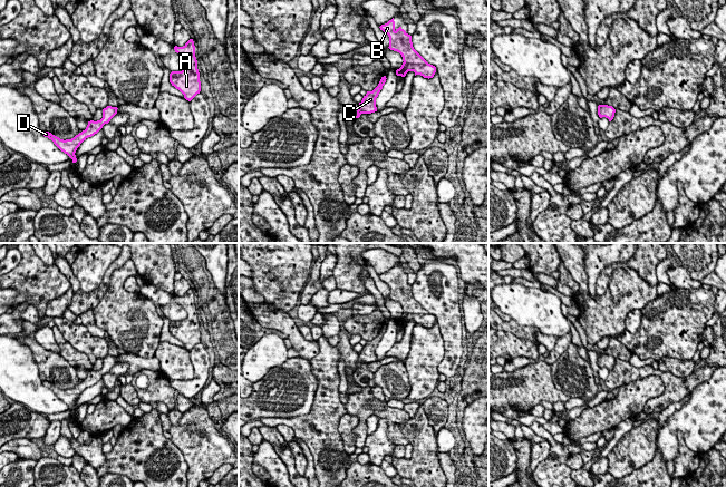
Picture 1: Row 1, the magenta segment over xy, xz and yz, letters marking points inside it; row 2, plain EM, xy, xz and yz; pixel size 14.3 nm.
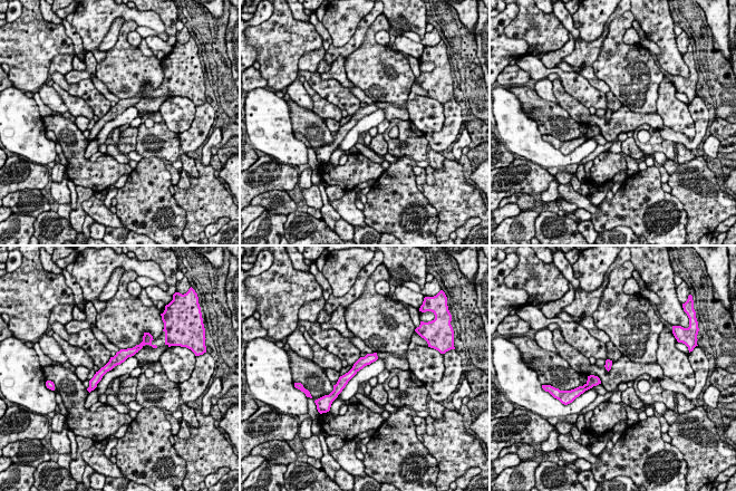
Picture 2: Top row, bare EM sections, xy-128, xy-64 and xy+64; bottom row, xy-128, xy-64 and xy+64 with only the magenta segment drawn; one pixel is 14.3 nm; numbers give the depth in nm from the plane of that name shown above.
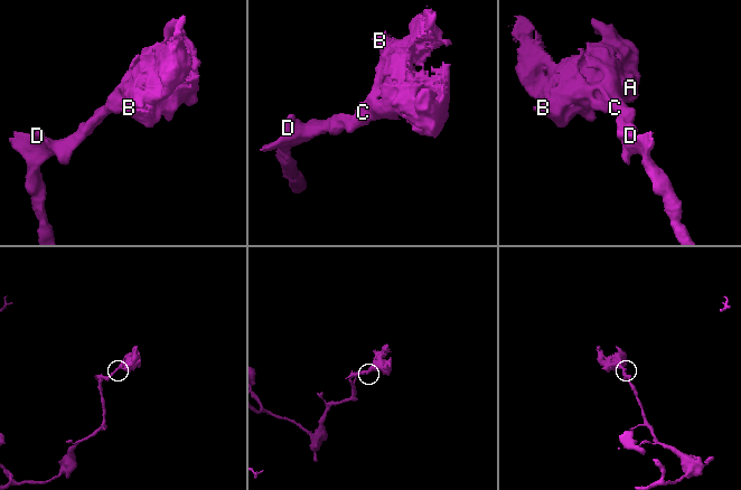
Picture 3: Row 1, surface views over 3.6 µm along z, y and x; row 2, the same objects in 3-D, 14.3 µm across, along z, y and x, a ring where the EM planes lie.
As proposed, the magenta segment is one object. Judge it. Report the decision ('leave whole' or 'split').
leave whole

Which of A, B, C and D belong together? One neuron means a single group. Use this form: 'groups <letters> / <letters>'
groups A B C D

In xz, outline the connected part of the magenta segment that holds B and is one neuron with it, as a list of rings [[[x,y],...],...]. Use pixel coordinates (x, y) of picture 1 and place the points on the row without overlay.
[[[394,267],[387,273],[381,274],[380,280],[389,286],[389,299],[397,301],[403,306],[403,314],[396,320],[397,325],[405,327],[408,321],[414,321],[415,325],[420,324],[424,328],[433,328],[436,316],[428,313],[413,296],[412,285],[401,276],[395,277]]]

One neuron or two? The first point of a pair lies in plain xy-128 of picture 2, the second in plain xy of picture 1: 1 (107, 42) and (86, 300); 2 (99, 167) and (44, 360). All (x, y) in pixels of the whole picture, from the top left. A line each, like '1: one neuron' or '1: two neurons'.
1: one neuron
2: one neuron

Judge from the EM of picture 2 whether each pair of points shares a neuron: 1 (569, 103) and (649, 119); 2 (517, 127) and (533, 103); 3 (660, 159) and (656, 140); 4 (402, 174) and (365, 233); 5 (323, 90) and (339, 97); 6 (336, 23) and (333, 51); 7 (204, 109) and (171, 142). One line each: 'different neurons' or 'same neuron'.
1: same neuron
2: different neurons
3: different neurons
4: different neurons
5: same neuron
6: different neurons
7: different neurons

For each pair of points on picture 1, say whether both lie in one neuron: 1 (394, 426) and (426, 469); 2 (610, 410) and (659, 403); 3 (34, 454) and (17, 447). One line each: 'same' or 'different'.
1: different
2: different
3: same

